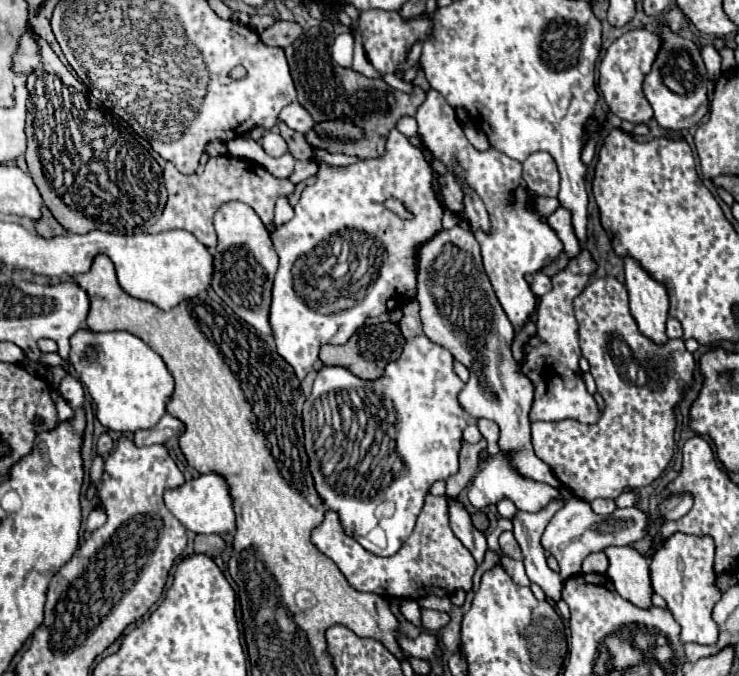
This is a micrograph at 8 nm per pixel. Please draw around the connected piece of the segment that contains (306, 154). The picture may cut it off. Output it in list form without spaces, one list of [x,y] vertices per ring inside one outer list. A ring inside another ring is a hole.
[[[279,122],[279,130],[281,130],[281,136],[285,138],[285,142],[289,144],[289,152],[297,160],[309,160],[313,156],[313,148],[305,142],[305,136],[301,132],[287,128],[287,124],[283,124],[283,122]]]

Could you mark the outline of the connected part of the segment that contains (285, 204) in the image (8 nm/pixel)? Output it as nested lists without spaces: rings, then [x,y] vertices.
[[[279,198],[277,200],[277,206],[275,206],[275,220],[273,220],[273,224],[275,226],[281,226],[281,224],[285,224],[285,222],[289,222],[291,218],[293,218],[293,206],[289,204],[289,200],[287,198]]]

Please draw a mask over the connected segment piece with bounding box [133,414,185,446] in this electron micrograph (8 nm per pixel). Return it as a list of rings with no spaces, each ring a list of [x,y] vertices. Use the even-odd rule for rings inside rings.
[[[165,414],[153,428],[147,430],[137,430],[133,440],[137,446],[151,446],[151,444],[163,444],[173,436],[181,436],[183,434],[183,422],[177,420],[171,414]]]

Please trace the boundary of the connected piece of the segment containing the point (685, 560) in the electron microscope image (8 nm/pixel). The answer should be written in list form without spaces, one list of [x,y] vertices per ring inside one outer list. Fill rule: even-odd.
[[[677,532],[649,560],[653,590],[661,598],[665,598],[667,608],[675,616],[675,622],[681,626],[679,634],[681,642],[695,642],[695,644],[717,642],[717,624],[711,618],[711,610],[715,602],[721,598],[721,592],[715,586],[713,554],[715,544],[709,536],[689,536]]]

